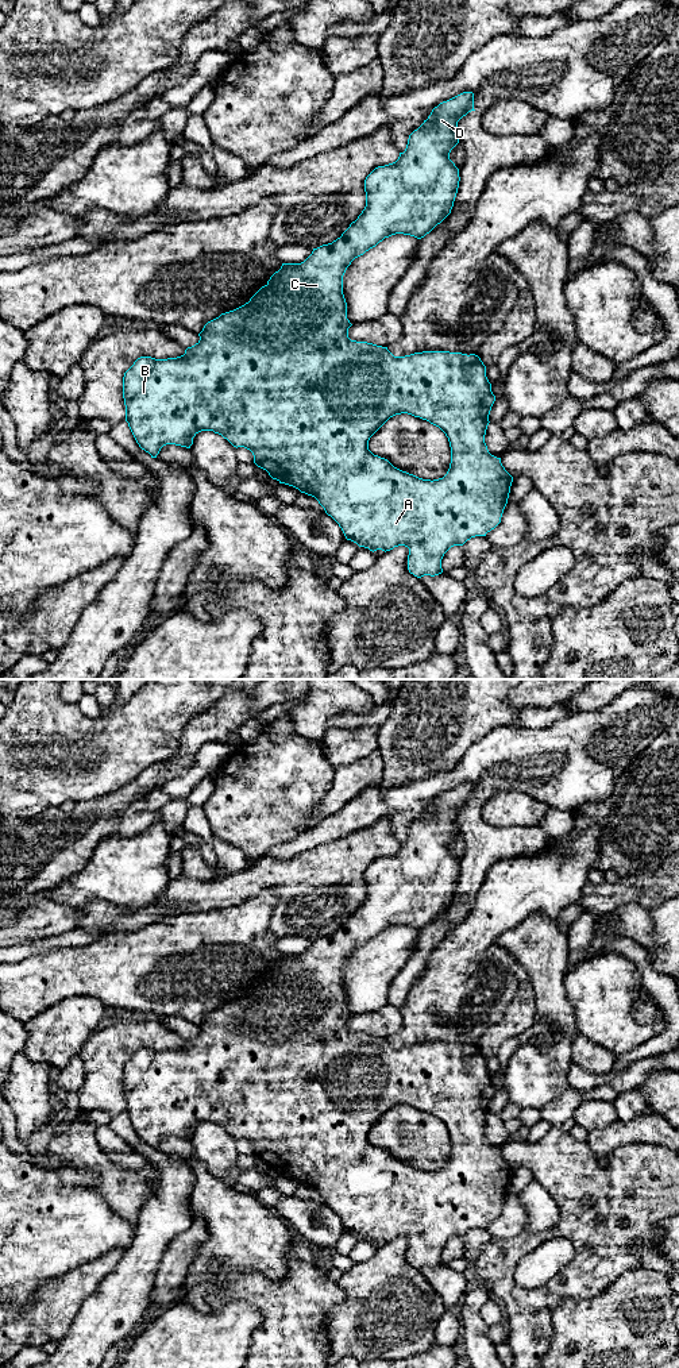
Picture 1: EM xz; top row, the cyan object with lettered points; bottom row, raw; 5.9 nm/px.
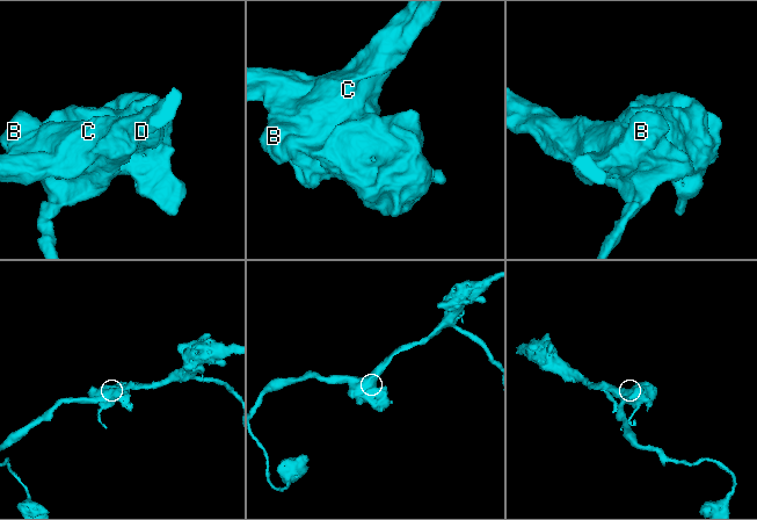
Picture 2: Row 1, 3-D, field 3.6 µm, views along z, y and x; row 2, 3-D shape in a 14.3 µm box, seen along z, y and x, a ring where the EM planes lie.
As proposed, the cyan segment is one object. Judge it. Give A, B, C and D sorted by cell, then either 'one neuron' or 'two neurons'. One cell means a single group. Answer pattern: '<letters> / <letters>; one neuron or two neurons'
A B C D; one neuron

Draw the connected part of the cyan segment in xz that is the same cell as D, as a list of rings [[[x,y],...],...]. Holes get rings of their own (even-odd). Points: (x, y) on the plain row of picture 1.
[[[463,783],[435,798],[424,814],[414,821],[408,831],[404,844],[396,853],[375,859],[364,871],[366,898],[355,913],[332,935],[313,940],[312,945],[301,955],[282,955],[267,975],[262,978],[244,997],[221,1005],[219,1009],[208,1013],[198,1025],[200,1032],[185,1041],[185,1045],[177,1049],[155,1051],[151,1048],[140,1048],[124,1064],[123,1068],[123,1090],[126,1097],[126,1113],[142,1141],[148,1144],[151,1149],[157,1149],[161,1140],[166,1136],[175,1136],[190,1140],[193,1129],[201,1122],[213,1122],[227,1130],[234,1138],[244,1138],[254,1147],[254,1155],[266,1161],[273,1171],[298,1180],[301,1184],[315,1188],[342,1219],[347,1232],[356,1234],[359,1238],[370,1242],[390,1242],[394,1238],[405,1237],[409,1240],[408,1261],[417,1269],[424,1267],[439,1267],[443,1264],[441,1251],[444,1245],[454,1237],[463,1237],[475,1228],[486,1228],[499,1214],[504,1201],[508,1195],[513,1168],[505,1161],[501,1149],[491,1147],[485,1134],[485,1126],[489,1117],[489,1106],[495,1093],[491,1083],[491,1075],[486,1068],[486,1057],[475,1045],[462,1045],[450,1043],[423,1043],[405,1048],[394,1048],[387,1038],[377,1037],[367,1033],[356,1033],[348,1029],[348,1020],[352,1017],[347,1010],[347,994],[343,986],[343,967],[351,953],[375,939],[385,929],[396,925],[410,926],[417,930],[424,929],[437,916],[440,916],[454,898],[454,893],[459,879],[459,860],[450,851],[451,841],[459,835],[458,813],[474,801],[474,785]],[[408,1105],[414,1109],[429,1113],[439,1118],[448,1129],[451,1138],[451,1155],[447,1165],[439,1171],[423,1171],[406,1163],[394,1159],[387,1151],[374,1147],[369,1141],[370,1129],[393,1107]]]

